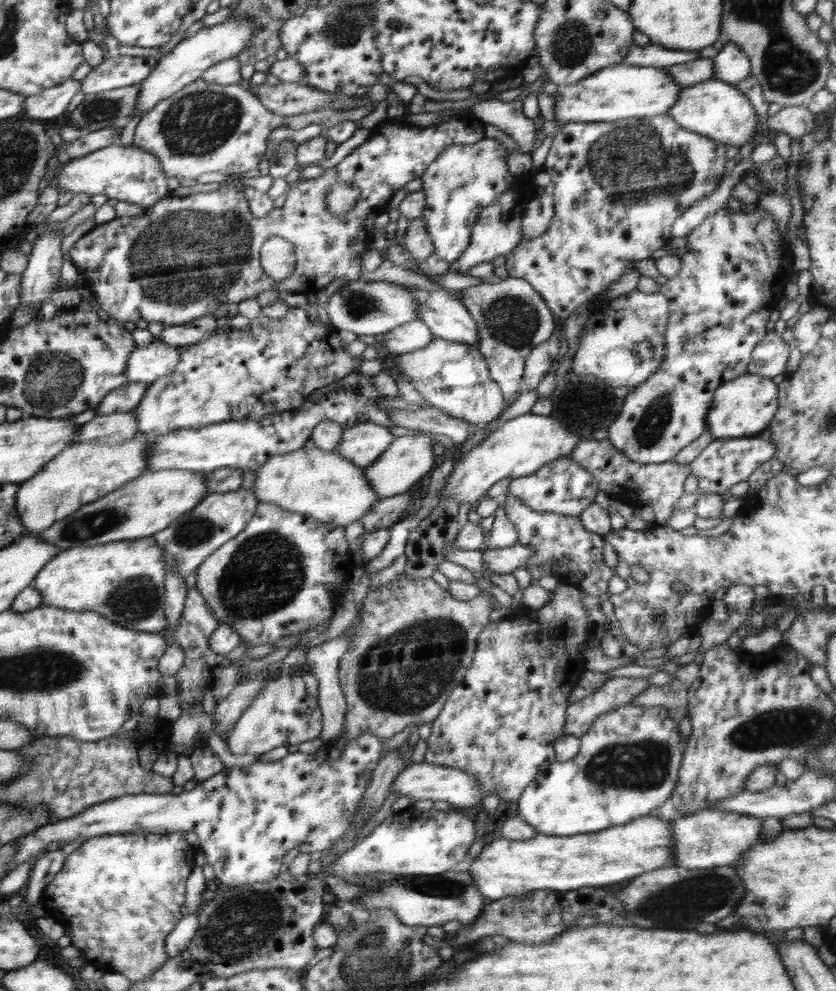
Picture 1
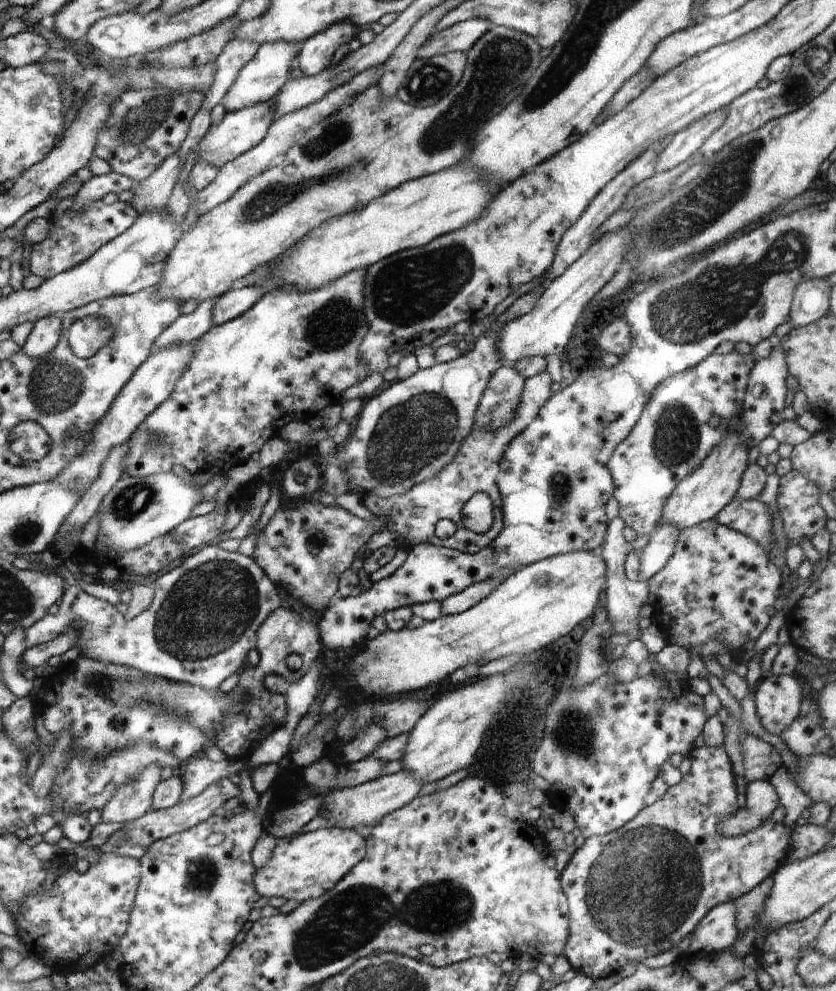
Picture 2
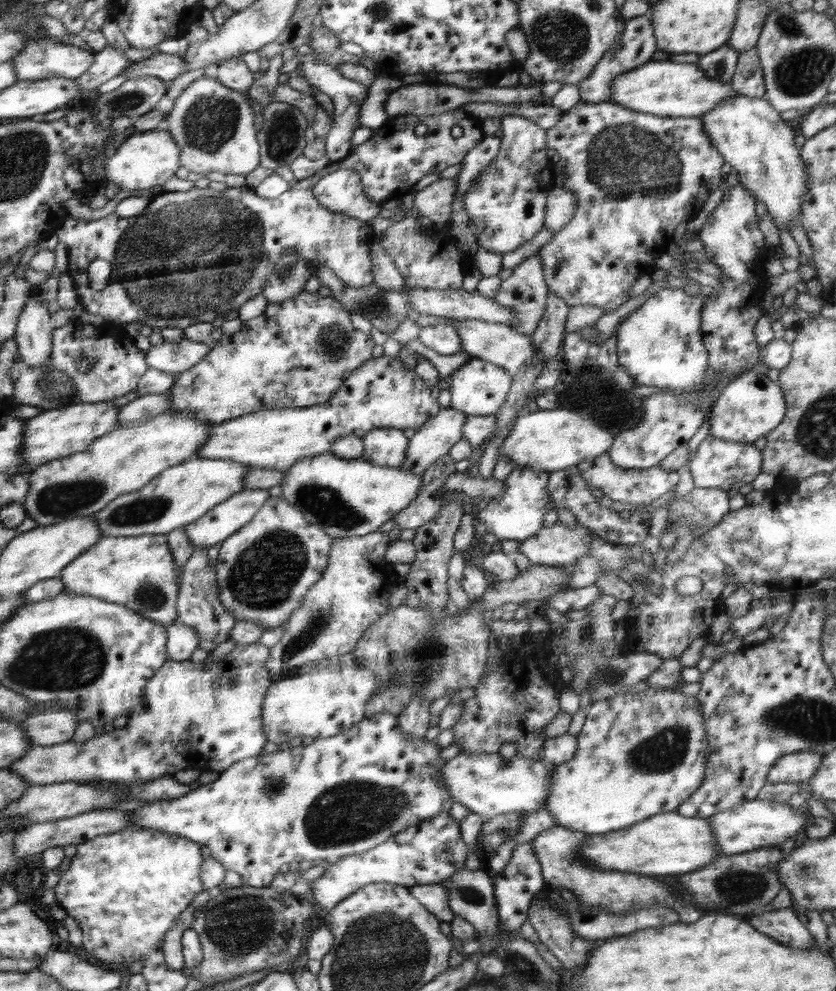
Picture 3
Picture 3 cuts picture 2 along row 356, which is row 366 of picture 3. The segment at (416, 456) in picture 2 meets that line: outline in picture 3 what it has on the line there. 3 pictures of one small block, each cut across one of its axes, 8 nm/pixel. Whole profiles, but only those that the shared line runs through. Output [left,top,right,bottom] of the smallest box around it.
[449,357,512,415]

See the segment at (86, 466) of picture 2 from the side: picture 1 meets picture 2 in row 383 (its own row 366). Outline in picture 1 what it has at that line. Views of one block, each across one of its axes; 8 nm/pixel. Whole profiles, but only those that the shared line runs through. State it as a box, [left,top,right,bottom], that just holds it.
[126,340,182,383]

